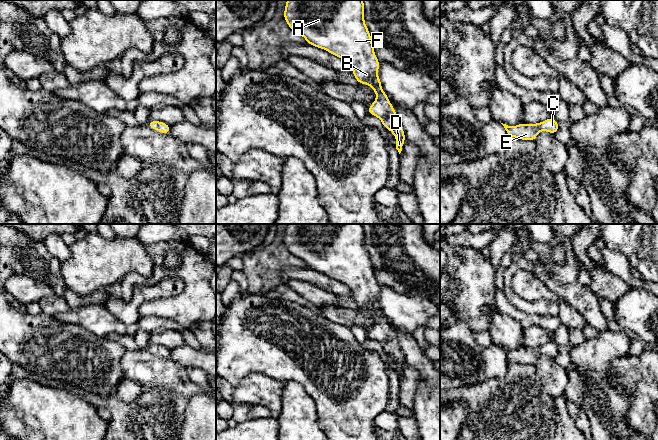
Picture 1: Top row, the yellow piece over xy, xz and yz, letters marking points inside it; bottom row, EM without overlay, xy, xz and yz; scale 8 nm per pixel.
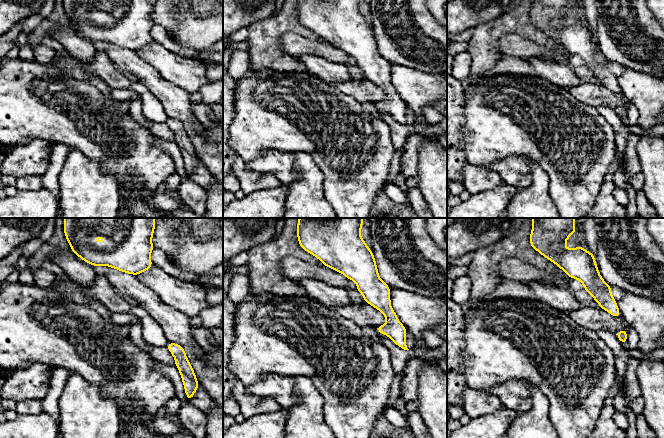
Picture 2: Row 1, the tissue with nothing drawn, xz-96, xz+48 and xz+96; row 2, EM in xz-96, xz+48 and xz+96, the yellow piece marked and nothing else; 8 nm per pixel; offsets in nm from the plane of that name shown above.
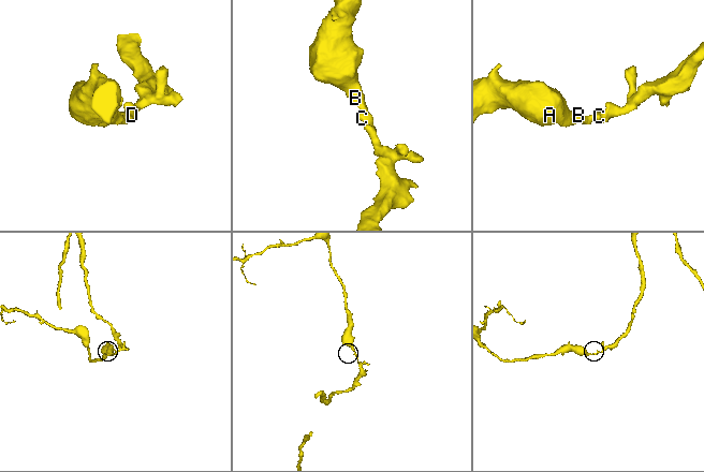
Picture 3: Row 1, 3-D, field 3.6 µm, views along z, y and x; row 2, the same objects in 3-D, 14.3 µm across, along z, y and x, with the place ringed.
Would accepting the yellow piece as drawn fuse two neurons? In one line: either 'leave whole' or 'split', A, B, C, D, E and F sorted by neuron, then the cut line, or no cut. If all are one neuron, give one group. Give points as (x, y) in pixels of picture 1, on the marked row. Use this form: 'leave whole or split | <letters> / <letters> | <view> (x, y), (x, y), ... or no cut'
leave whole | A B C D E F | no cut

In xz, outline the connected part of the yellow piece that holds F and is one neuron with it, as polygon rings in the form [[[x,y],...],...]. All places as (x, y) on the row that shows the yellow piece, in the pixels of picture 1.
[[[287,0],[284,19],[294,32],[306,39],[307,44],[325,49],[347,61],[358,84],[368,84],[376,92],[376,100],[369,106],[368,113],[380,118],[382,125],[393,133],[400,154],[405,143],[405,133],[394,107],[381,88],[378,77],[380,62],[375,56],[373,42],[364,21],[363,0]]]

